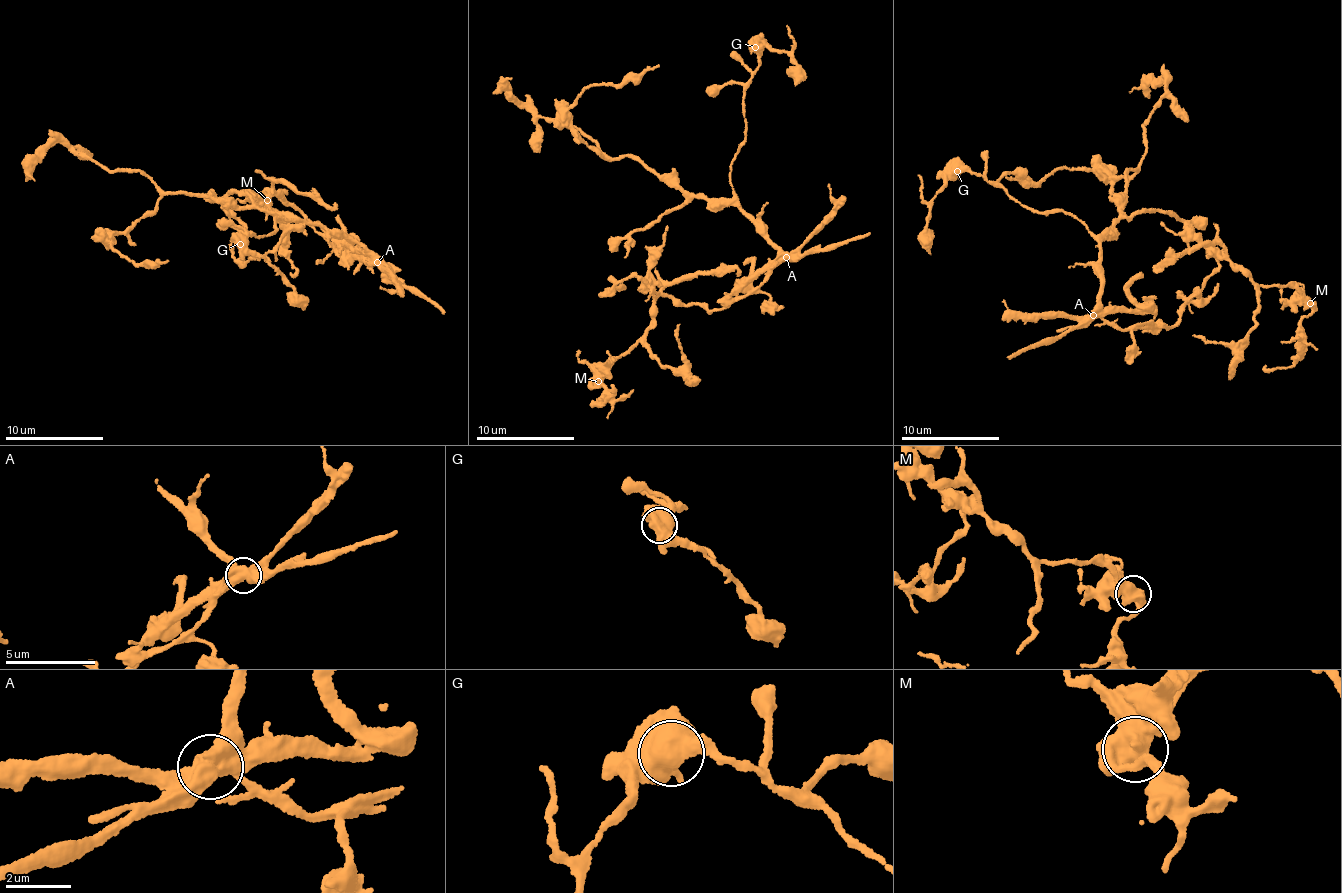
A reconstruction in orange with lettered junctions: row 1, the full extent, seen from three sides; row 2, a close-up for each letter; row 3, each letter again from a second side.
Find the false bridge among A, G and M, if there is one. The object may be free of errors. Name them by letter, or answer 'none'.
A

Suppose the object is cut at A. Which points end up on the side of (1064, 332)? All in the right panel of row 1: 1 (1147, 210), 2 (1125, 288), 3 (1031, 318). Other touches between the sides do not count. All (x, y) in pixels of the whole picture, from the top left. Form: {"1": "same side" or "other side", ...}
{"1": "same side", "2": "other side", "3": "other side"}

